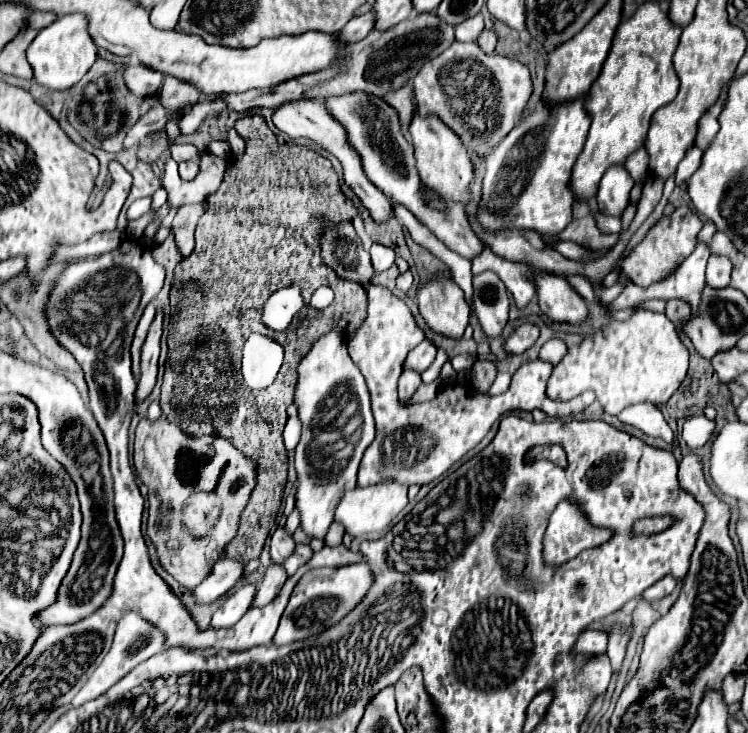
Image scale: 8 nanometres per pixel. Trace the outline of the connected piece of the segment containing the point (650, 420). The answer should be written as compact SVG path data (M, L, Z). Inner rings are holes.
M639 403L627 407L618 414L618 419L630 426L637 427L647 436L663 438L667 442L673 442L674 433L671 432L669 424L663 420L661 412L651 403Z

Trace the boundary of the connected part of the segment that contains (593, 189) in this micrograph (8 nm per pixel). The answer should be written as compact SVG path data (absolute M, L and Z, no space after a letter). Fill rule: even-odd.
M641 4L629 20L621 20L603 70L587 94L587 110L593 122L573 168L573 192L577 198L597 194L605 168L623 164L629 154L641 148L653 112L677 96L679 78L675 78L671 58L681 32L683 28L669 20L669 8L661 8L661 4Z

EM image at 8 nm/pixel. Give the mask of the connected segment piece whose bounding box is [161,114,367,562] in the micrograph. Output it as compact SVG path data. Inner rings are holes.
M249 114L249 116L243 116L237 120L235 124L237 132L243 136L243 140L247 142L247 148L245 148L245 154L241 158L235 158L227 164L227 170L225 170L225 178L221 182L221 188L217 194L209 196L207 198L207 210L205 214L201 216L201 220L197 222L197 230L195 230L195 250L191 252L191 256L187 256L177 268L175 268L175 276L173 276L173 284L171 284L171 314L169 314L169 336L167 336L167 344L169 344L169 356L167 356L167 362L165 362L165 374L163 374L163 384L161 384L161 410L163 410L163 416L169 420L169 422L179 422L181 430L189 436L201 436L201 434L211 434L211 432L219 432L221 436L227 436L245 456L253 458L257 464L259 464L259 474L257 474L257 486L251 494L251 500L241 516L241 524L239 524L239 532L235 536L235 540L227 546L227 552L223 556L231 556L231 558L237 558L241 562L249 562L253 558L259 558L261 550L263 550L263 544L271 532L271 528L275 526L275 518L277 518L277 512L281 508L281 500L283 500L283 488L285 488L285 482L287 482L287 450L283 446L283 428L285 428L285 422L287 422L287 408L293 404L293 396L295 396L295 382L297 382L297 364L301 362L301 356L305 356L305 352L309 352L309 348L325 334L329 332L329 328L333 328L333 324L337 324L337 328L341 328L341 336L345 336L345 342L349 338L353 338L353 332L357 332L357 328L361 326L361 320L365 320L365 308L367 308L367 296L365 296L365 288L361 284L339 284L337 282L337 274L335 276L321 276L321 266L327 268L327 270L333 270L329 268L323 258L321 258L321 244L319 244L319 236L321 232L329 226L329 224L341 224L345 220L353 220L359 210L355 208L355 204L341 192L341 186L339 186L339 178L331 166L331 162L327 158L323 158L321 154L305 148L305 146L297 146L297 144L281 144L275 136L275 132L267 126L265 118L259 116L259 114ZM289 284L299 284L299 288L303 290L303 296L311 296L319 286L329 286L333 292L335 292L335 300L329 308L325 310L307 310L307 314L311 316L311 326L309 326L309 332L305 334L297 334L297 332L287 332L283 336L283 340L279 340L279 344L283 346L285 350L285 360L283 360L283 366L277 374L277 380L265 388L265 390L251 390L245 386L243 382L243 376L241 376L241 348L243 348L243 340L249 338L251 332L257 332L261 330L261 306L263 302L279 288L283 286L289 286ZM217 416L227 416L225 422L219 422L217 424Z

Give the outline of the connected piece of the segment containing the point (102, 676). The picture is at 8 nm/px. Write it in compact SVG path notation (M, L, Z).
M133 612L125 614L117 624L117 634L115 634L115 640L113 640L109 654L103 658L103 662L97 666L97 670L91 674L91 678L85 682L85 686L77 692L77 696L73 698L73 706L81 706L93 698L99 698L113 684L117 684L123 676L127 676L137 664L145 662L147 658L151 658L163 650L165 650L165 634L157 626L149 624L147 620L143 620L141 616L137 616Z

